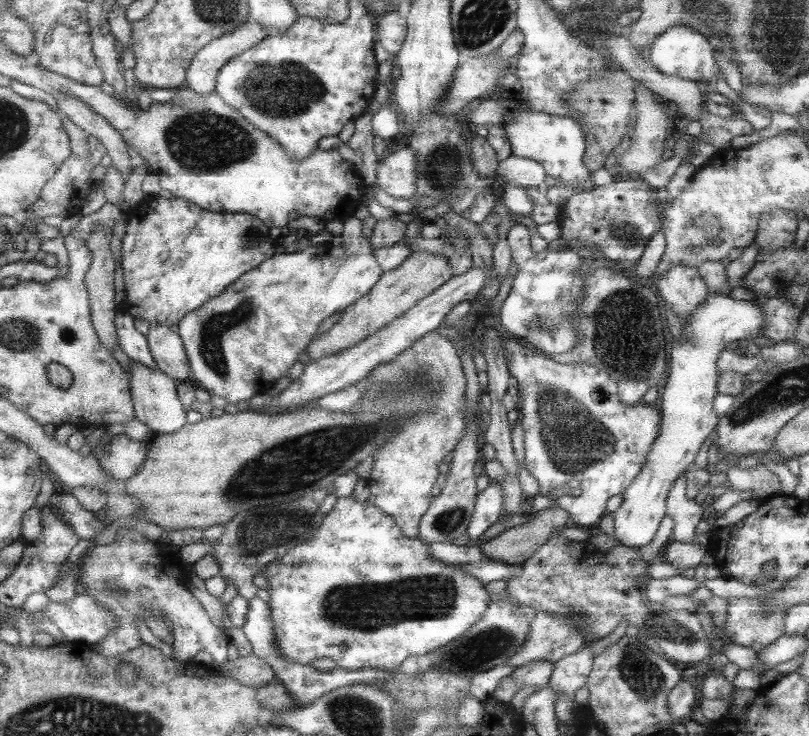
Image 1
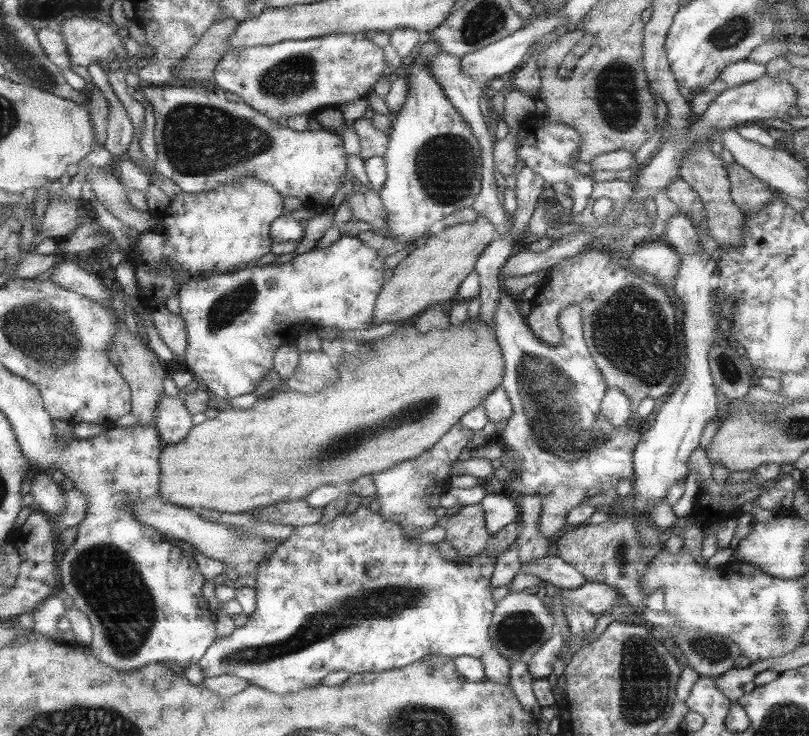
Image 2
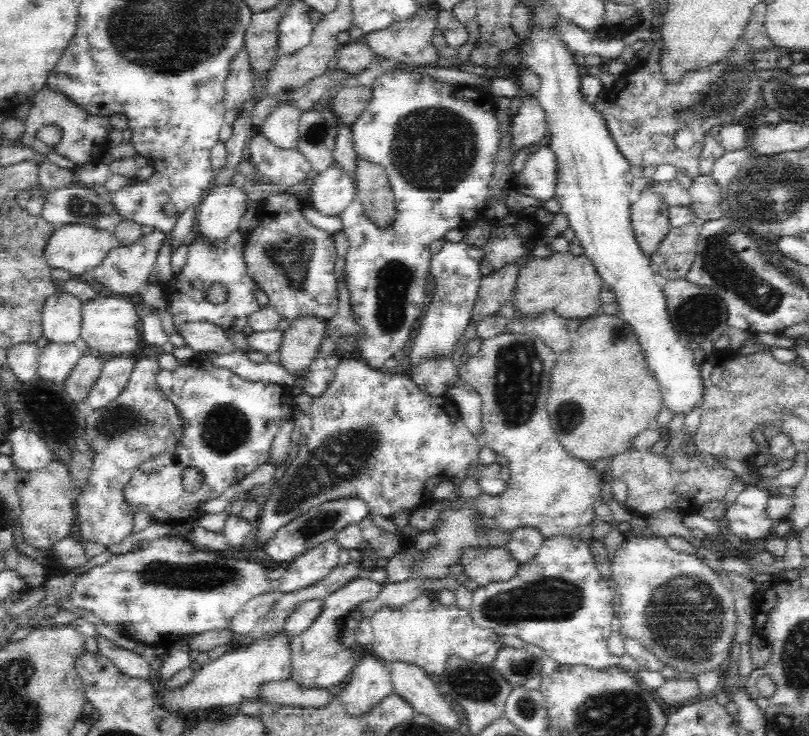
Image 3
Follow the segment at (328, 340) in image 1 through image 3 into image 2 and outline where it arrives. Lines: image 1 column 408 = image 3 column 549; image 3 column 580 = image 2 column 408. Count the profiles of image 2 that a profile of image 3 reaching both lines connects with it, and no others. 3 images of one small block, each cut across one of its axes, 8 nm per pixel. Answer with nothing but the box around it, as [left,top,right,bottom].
[374,216,496,326]

